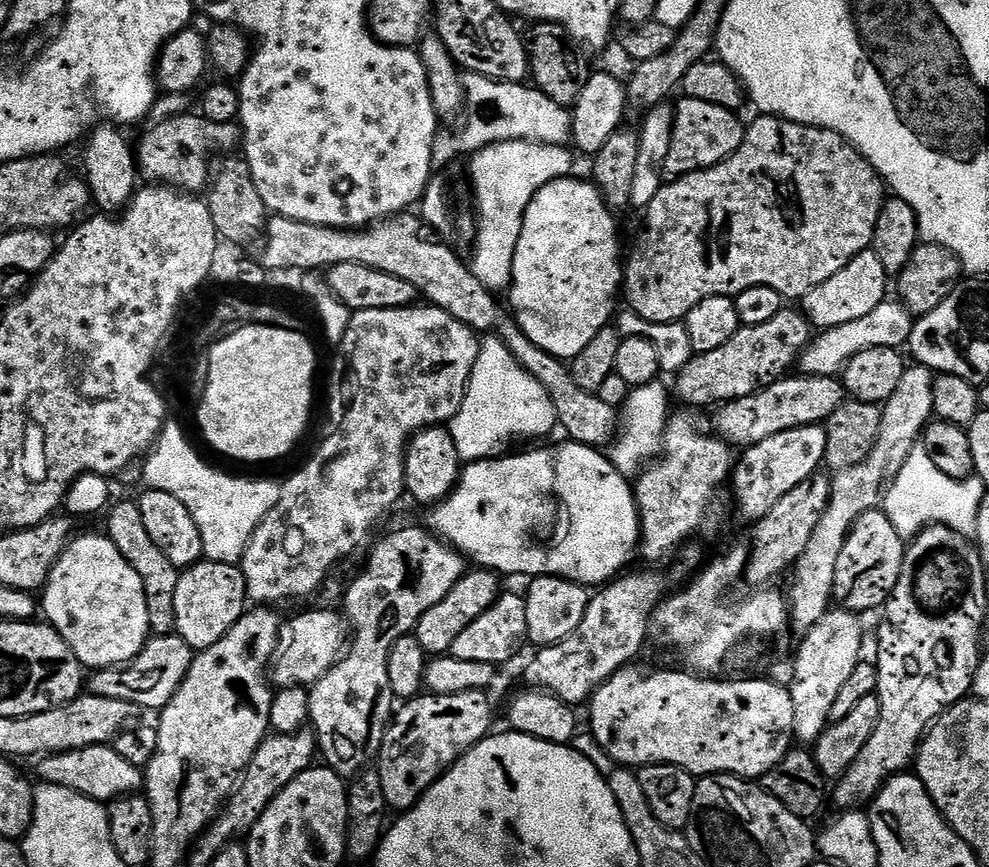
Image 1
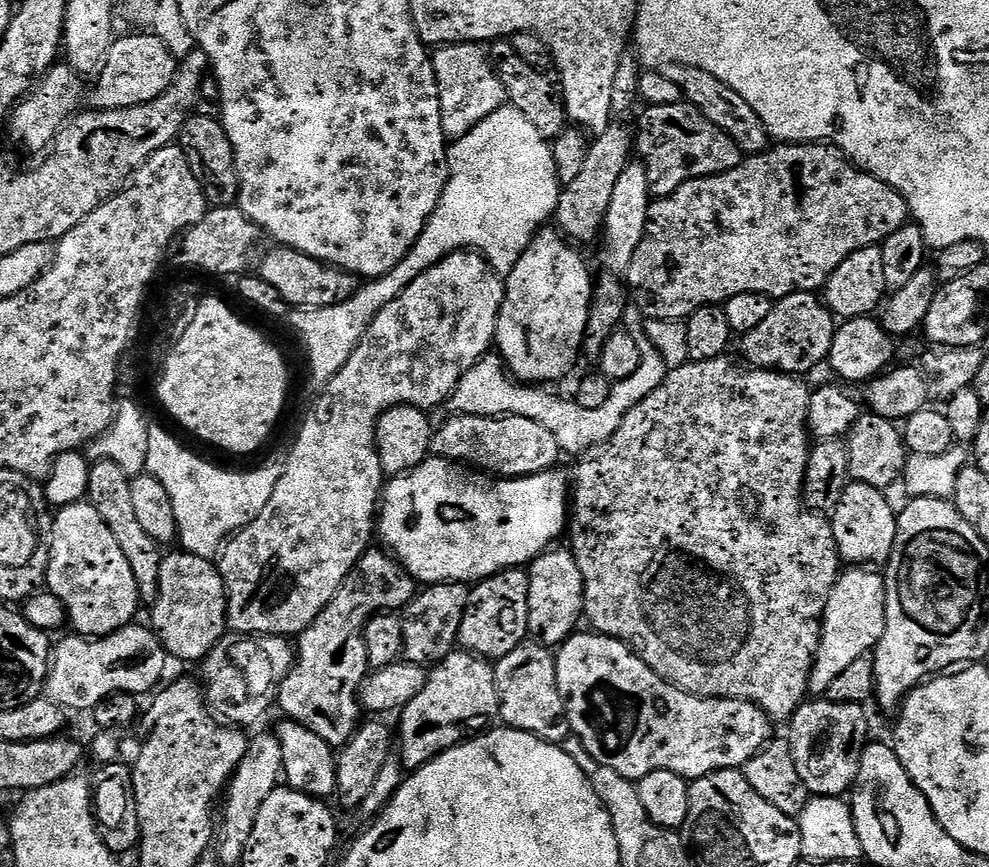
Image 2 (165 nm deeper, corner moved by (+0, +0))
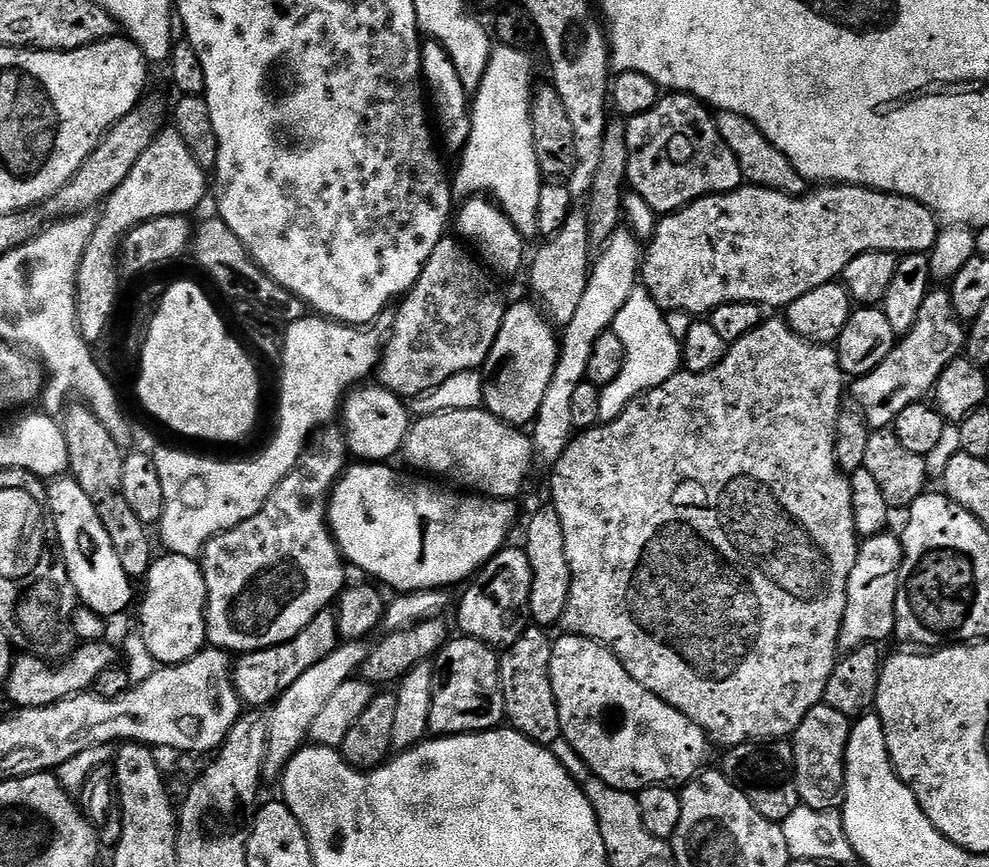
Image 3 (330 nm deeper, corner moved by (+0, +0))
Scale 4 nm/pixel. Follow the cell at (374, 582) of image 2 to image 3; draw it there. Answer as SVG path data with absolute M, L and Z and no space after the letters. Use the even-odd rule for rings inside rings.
M325 610L319 612L294 638L290 638L284 644L275 644L272 648L263 648L257 652L243 653L235 661L232 670L232 684L236 687L236 692L241 701L249 709L264 710L272 706L280 699L286 689L294 686L310 666L318 666L322 658L326 658L341 643L340 635L336 629L335 611ZM240 660L240 661L239 661Z

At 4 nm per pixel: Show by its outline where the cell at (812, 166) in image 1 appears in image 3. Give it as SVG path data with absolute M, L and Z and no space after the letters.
M824 184L813 187L802 196L787 196L778 190L758 188L755 186L741 186L733 192L723 192L717 196L703 196L701 200L695 200L693 204L687 204L676 212L661 215L656 221L656 229L652 232L646 244L646 251L642 256L642 287L648 291L652 301L665 313L684 311L691 314L711 314L714 309L730 302L750 302L772 308L783 309L792 304L802 294L814 290L823 284L833 283L837 278L843 277L844 268L850 266L858 254L867 252L895 252L897 257L910 254L931 253L934 242L938 238L942 224L941 221L922 202L912 200L908 196L899 196L897 192L879 192L873 188L863 188L857 184Z

